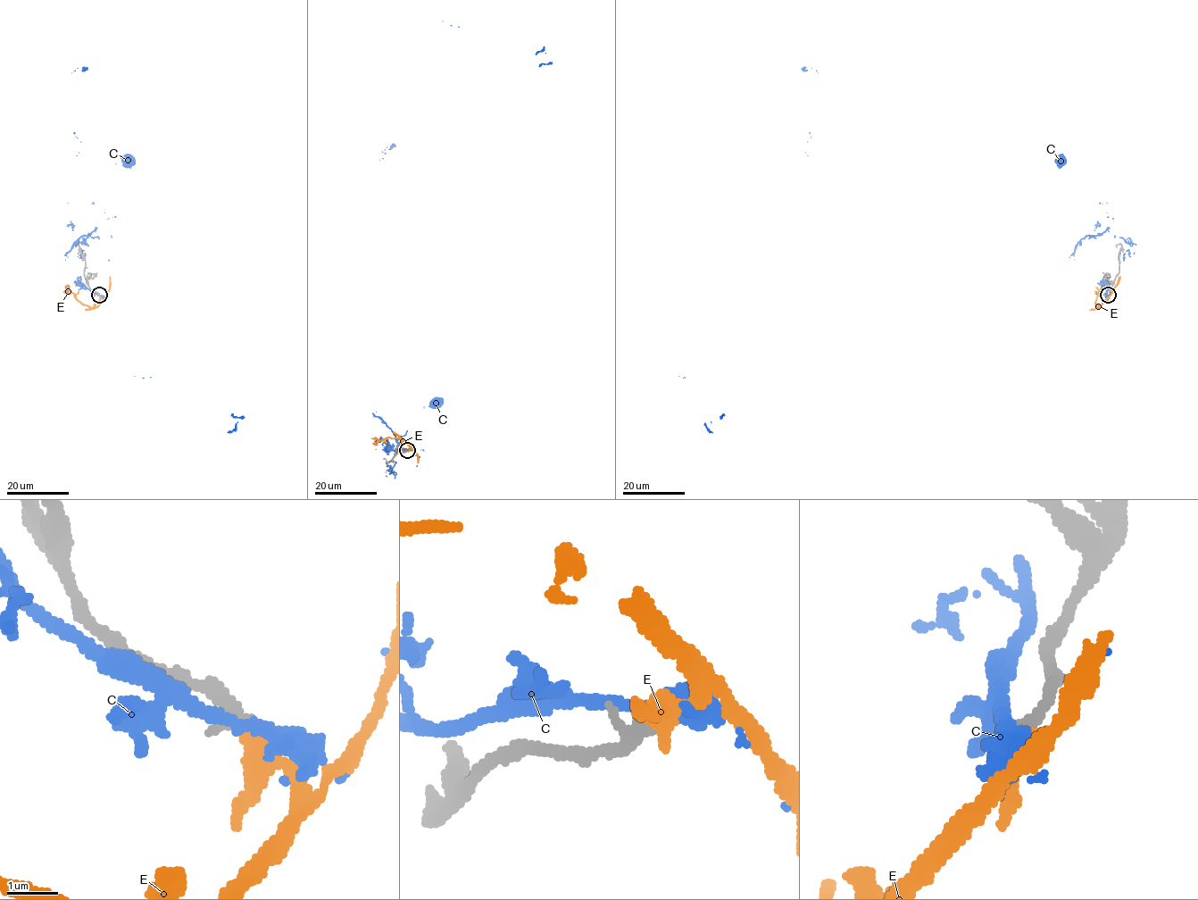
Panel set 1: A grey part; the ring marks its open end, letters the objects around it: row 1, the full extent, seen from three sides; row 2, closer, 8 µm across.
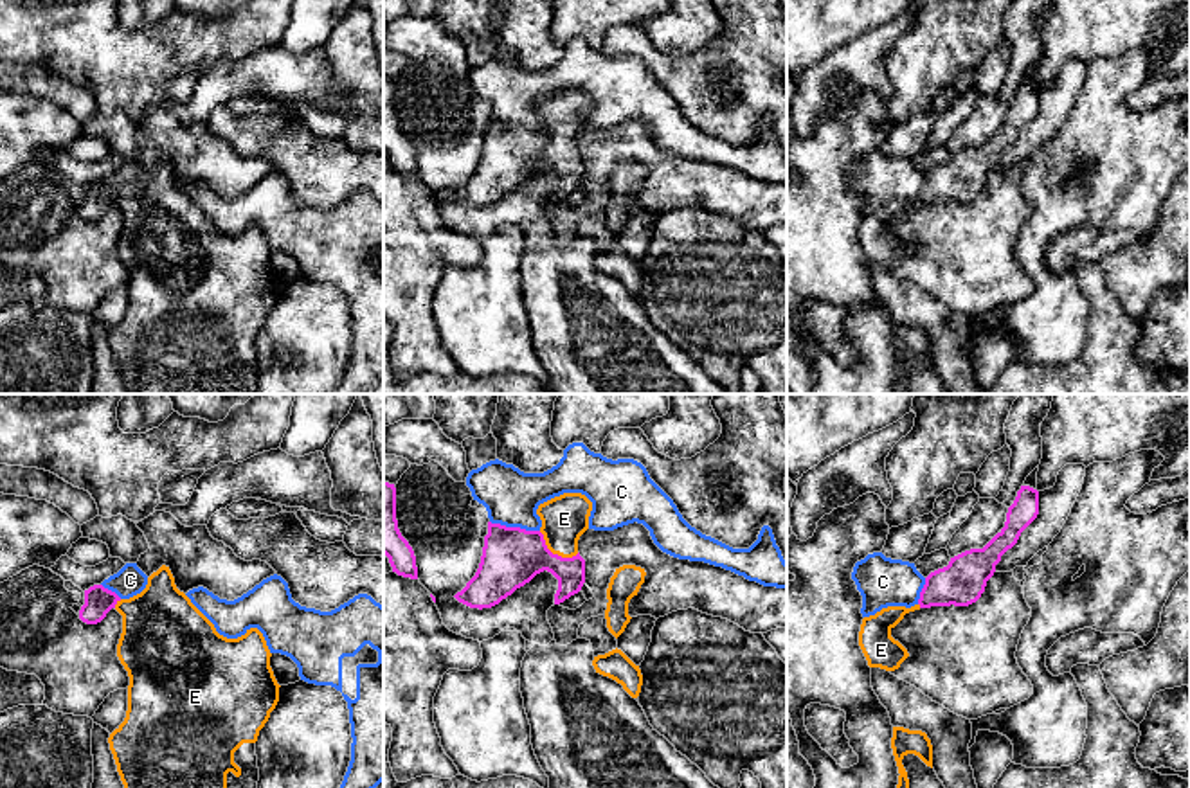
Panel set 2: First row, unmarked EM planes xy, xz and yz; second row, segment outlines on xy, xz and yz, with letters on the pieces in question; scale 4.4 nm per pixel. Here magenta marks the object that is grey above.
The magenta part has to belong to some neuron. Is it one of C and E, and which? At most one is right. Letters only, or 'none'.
E

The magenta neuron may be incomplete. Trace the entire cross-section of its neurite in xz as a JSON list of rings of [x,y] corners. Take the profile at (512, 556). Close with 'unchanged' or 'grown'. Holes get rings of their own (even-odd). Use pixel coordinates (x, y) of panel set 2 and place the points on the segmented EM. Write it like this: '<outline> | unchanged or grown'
[[[563,493],[538,506],[538,531],[488,522],[479,569],[454,597],[470,608],[491,608],[544,570],[558,579],[554,604],[578,594],[585,583],[578,540],[590,511],[585,495]]] | grown

